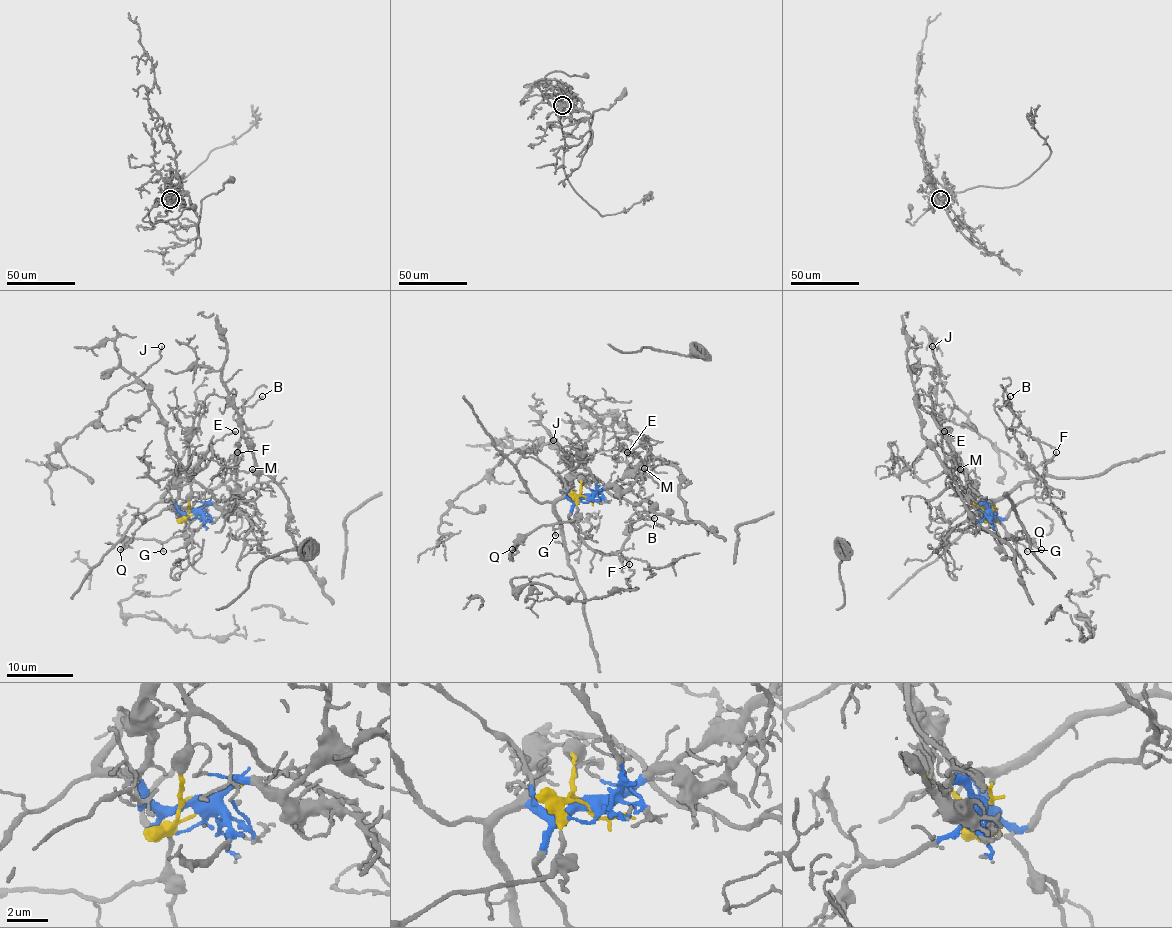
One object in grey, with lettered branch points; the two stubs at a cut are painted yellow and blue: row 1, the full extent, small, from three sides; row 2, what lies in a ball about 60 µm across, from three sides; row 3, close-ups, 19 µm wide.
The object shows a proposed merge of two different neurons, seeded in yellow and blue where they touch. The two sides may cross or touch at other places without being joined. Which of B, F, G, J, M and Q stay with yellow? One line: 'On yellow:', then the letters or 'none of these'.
On yellow: G, J, Q

